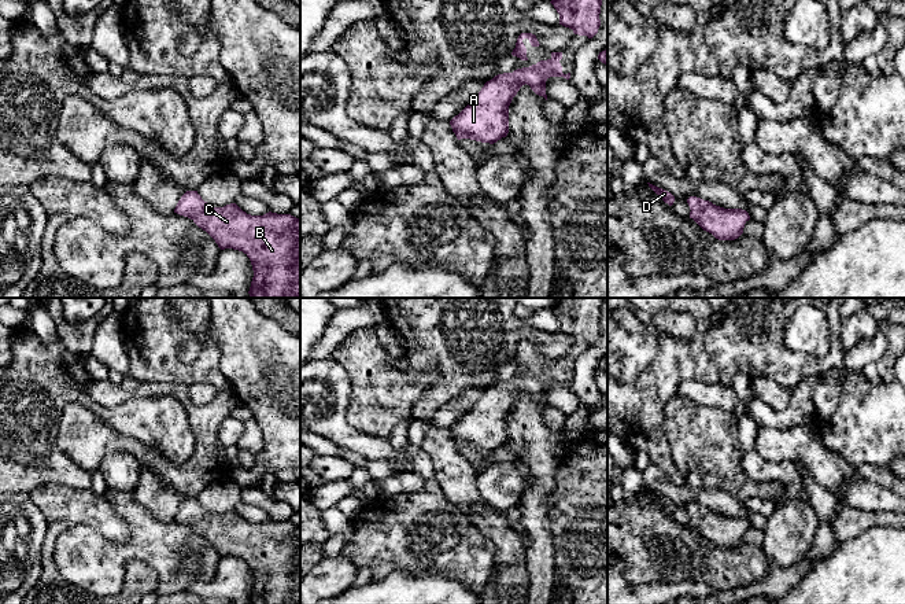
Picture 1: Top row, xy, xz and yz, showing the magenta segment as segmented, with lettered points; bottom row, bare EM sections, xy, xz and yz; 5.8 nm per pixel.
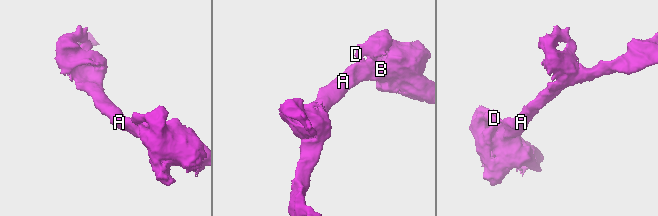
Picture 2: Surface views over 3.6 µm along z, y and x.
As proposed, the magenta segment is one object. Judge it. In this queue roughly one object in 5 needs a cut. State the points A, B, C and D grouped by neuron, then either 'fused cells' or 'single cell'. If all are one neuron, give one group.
A B C D; single cell

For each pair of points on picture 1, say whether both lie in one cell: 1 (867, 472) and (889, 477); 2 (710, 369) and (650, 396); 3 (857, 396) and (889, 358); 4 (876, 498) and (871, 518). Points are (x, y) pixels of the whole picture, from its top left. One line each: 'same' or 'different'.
1: same
2: same
3: different
4: different

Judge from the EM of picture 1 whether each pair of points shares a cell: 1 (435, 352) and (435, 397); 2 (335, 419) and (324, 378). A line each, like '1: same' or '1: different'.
1: same
2: same

